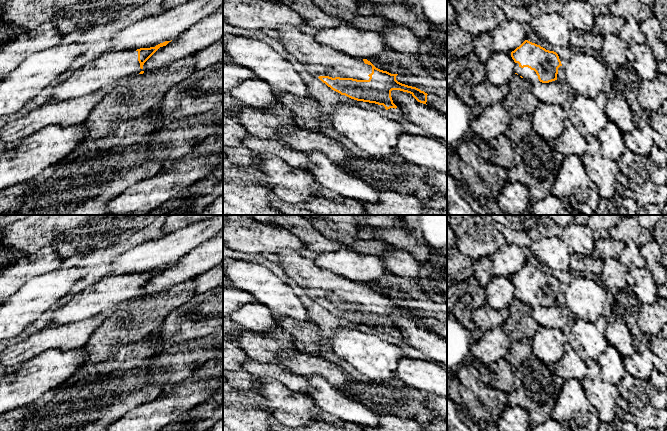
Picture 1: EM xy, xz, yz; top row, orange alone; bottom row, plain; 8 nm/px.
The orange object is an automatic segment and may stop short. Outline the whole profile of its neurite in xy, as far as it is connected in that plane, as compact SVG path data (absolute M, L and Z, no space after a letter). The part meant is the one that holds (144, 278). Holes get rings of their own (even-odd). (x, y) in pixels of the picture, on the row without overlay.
M165 265L150 272L128 275L110 275L76 293L65 305L53 309L52 325L65 325L99 314L109 314L128 301L143 298L144 287L160 272L171 265Z

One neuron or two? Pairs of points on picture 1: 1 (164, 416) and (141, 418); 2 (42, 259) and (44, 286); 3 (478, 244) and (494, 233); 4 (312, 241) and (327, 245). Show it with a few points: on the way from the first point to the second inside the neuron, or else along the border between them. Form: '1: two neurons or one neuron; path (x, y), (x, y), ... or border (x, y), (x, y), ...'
1: one neuron; path (158, 416), (147, 418)
2: two neurons; border (59, 267), (45, 274), (32, 277), (22, 285)
3: one neuron; path (482, 244), (490, 237)
4: one neuron; path (316, 243), (323, 244)

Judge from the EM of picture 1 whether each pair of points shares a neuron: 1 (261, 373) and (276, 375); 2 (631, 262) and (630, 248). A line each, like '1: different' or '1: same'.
1: same
2: same

